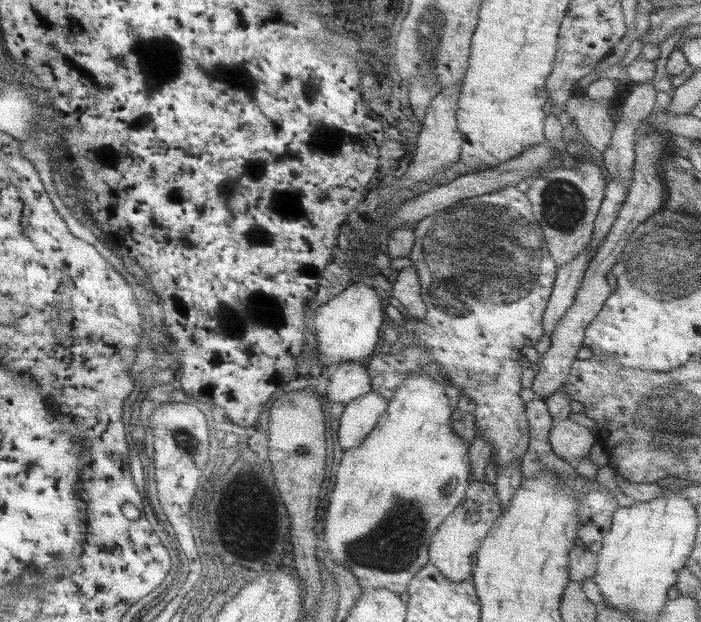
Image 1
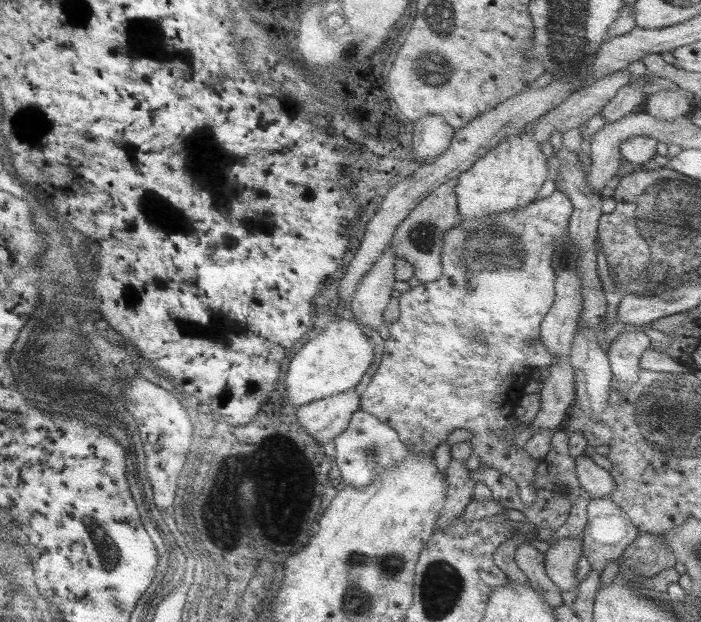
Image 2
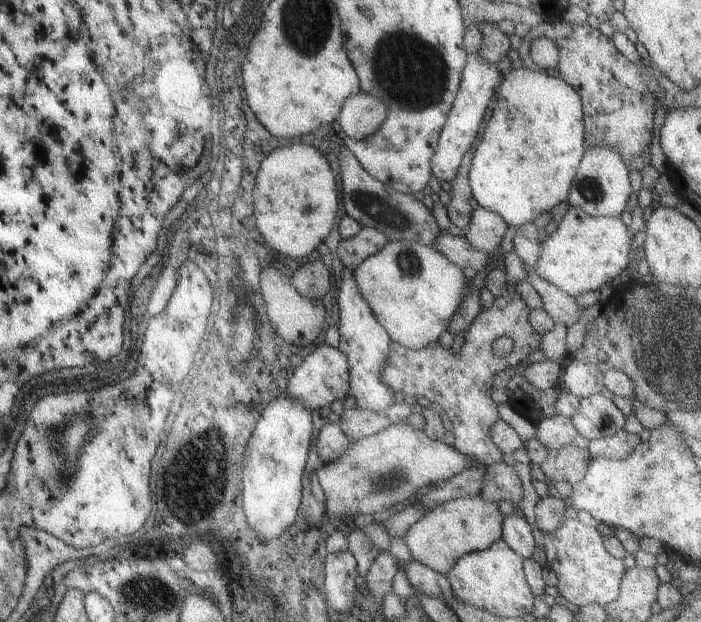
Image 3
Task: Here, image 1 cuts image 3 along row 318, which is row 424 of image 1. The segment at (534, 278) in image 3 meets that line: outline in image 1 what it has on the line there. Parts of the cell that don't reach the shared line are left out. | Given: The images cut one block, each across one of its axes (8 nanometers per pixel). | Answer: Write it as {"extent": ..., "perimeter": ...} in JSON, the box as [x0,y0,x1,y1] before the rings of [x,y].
{"extent":[548,418,596,466],"perimeter":[[[567,418],[552,420],[548,437],[551,450],[572,466],[582,458],[588,458],[589,449],[596,442],[587,427]]]}

